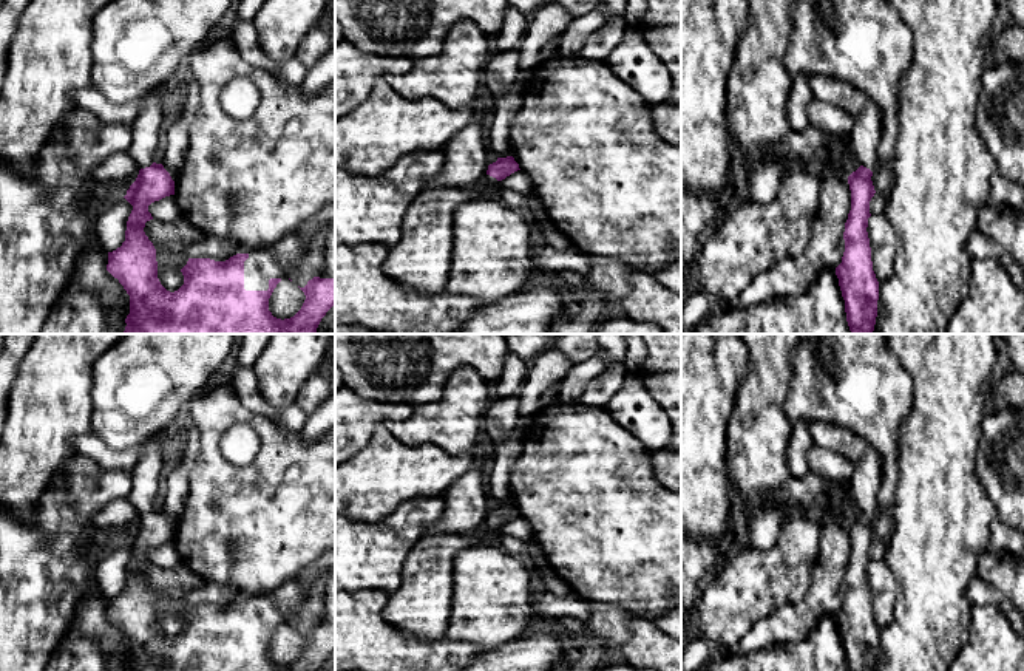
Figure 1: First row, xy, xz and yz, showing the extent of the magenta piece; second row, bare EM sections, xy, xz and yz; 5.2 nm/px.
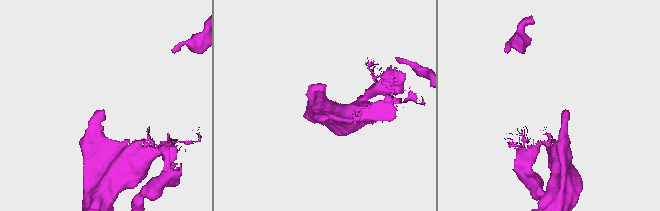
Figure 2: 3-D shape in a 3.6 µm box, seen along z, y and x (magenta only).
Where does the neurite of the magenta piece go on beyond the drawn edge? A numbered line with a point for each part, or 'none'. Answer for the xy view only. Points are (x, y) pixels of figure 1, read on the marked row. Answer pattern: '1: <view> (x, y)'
1: xy (145, 127)
2: xy (280, 260)

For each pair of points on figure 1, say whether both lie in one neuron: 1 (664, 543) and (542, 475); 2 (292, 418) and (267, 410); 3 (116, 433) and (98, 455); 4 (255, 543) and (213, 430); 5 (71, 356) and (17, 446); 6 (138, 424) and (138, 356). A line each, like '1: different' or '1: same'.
1: same
2: same
3: different
4: same
5: same
6: same

